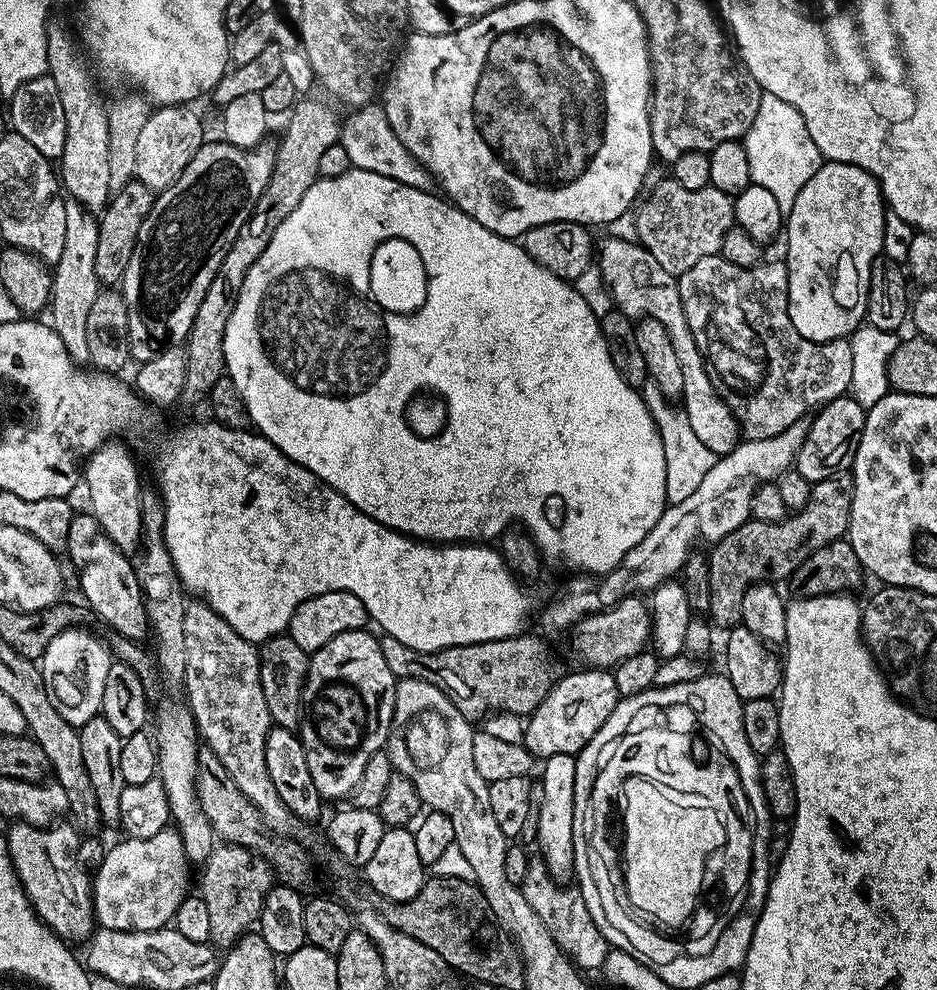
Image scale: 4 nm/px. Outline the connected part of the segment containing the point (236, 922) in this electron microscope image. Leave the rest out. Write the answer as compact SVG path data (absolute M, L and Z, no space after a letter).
M217 843L211 854L202 862L204 873L200 876L198 895L206 902L210 918L210 943L217 950L227 950L248 928L260 919L262 902L274 887L274 869L257 852L246 850L237 844Z

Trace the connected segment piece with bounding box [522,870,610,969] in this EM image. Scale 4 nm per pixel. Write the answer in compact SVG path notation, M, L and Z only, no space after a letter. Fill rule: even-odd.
M529 870L526 874L522 885L526 902L530 902L534 914L542 918L542 922L548 927L556 943L581 969L599 969L608 957L610 949L606 938L598 930L598 926L594 926L594 918L590 918L590 910L586 910L586 902L582 902L579 888L575 886L563 888L560 885L563 883L557 877L541 872Z

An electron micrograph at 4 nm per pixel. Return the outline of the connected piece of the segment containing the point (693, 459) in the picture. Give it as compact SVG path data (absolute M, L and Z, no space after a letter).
M647 379L641 385L640 393L644 399L644 404L648 408L648 412L652 416L652 420L655 422L656 429L659 431L659 436L662 438L663 453L666 457L666 494L668 504L680 504L689 498L693 492L696 492L698 485L700 485L708 470L712 468L718 456L702 444L702 441L692 432L688 418L684 414L677 414L671 406L673 403L662 394L657 383Z

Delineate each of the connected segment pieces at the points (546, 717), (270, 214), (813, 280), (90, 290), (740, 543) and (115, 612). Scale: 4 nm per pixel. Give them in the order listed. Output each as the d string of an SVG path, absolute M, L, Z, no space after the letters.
M585 667L585 672L572 672L569 676L564 676L553 683L551 690L546 694L546 698L541 702L531 716L527 717L524 725L524 747L532 753L533 757L543 758L554 754L575 754L598 734L598 729L602 727L602 722L610 718L614 706L621 700L618 694L615 675L611 671L603 668Z
M304 98L295 105L294 111L287 117L288 129L284 132L284 141L276 144L276 161L274 170L254 206L252 215L244 224L244 229L236 237L231 250L220 267L219 279L224 280L228 288L214 286L206 290L206 298L202 298L202 306L198 306L198 314L194 314L194 322L186 337L186 382L185 393L202 392L208 394L218 378L225 375L224 366L224 334L226 322L230 320L232 302L236 299L236 289L242 282L250 266L261 256L278 226L290 218L294 206L302 202L306 190L316 183L320 176L318 161L329 146L334 146L340 139L342 127L341 117L332 112L324 112L324 108L316 100Z
M829 160L820 165L820 169L812 178L799 190L798 196L794 198L794 206L786 213L786 236L788 232L788 257L786 263L788 266L788 309L790 310L790 322L794 322L794 330L802 334L815 344L825 344L831 340L843 340L851 337L857 328L865 323L868 315L868 281L865 273L860 272L856 265L856 260L852 257L852 252L872 252L871 254L883 253L882 238L884 237L884 214L886 211L886 201L884 195L880 193L880 183L870 175L866 170L862 170L853 164L843 164Z
M71 198L65 199L66 242L62 245L62 258L52 272L52 299L50 301L50 323L62 338L70 358L77 362L88 360L86 346L86 322L94 306L94 298L102 291L102 285L94 274L94 257L97 255L99 219L87 212L81 204Z
M839 472L811 485L809 500L801 511L791 513L777 523L749 519L715 543L707 557L710 586L707 615L711 625L723 630L739 627L743 623L744 598L748 588L754 583L789 579L813 549L843 539L848 533L852 504L852 473Z
M90 514L73 515L70 522L70 534L68 535L68 547L66 556L72 559L72 564L76 567L76 572L80 575L80 592L83 603L91 609L98 617L101 616L116 634L121 637L127 637L133 641L143 641L143 636L150 632L150 613L146 607L144 599L144 591L140 588L140 583L136 577L135 563L130 559L129 553L118 550L118 546L114 546L110 542L110 538L106 538L106 530L102 530L102 526Z

